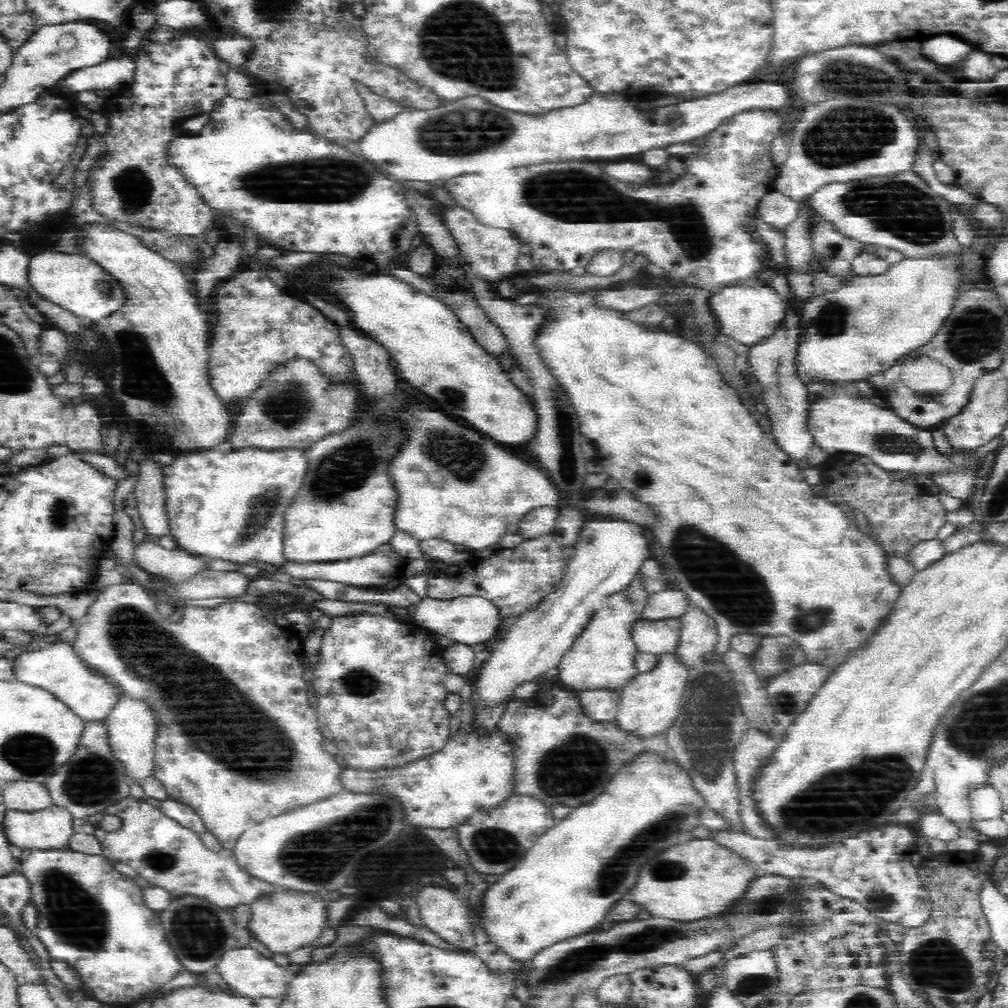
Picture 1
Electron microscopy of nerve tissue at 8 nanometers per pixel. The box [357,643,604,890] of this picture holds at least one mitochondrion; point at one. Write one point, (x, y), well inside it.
(494, 845)

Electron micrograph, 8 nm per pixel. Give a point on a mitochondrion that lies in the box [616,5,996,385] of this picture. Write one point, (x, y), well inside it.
(899, 207)

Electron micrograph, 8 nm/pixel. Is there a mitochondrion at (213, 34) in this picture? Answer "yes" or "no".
no

